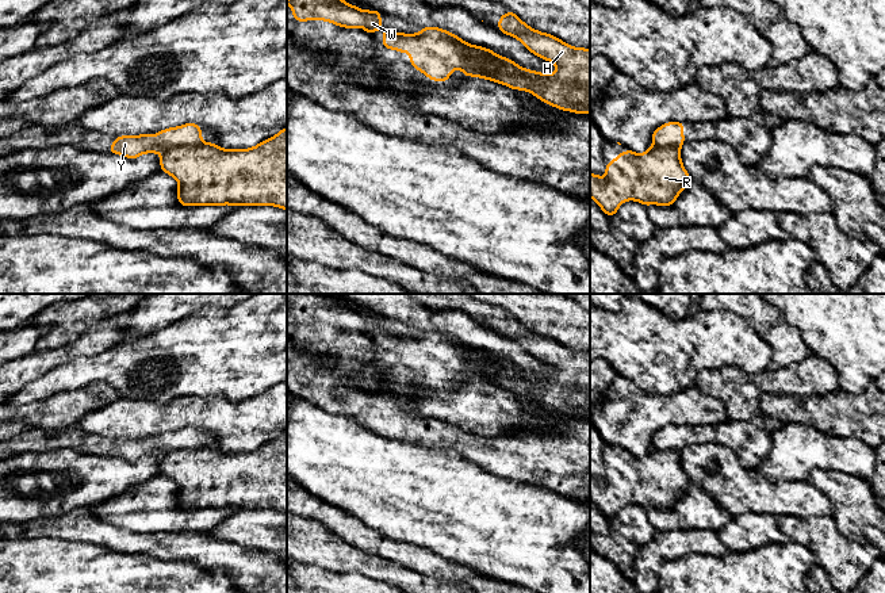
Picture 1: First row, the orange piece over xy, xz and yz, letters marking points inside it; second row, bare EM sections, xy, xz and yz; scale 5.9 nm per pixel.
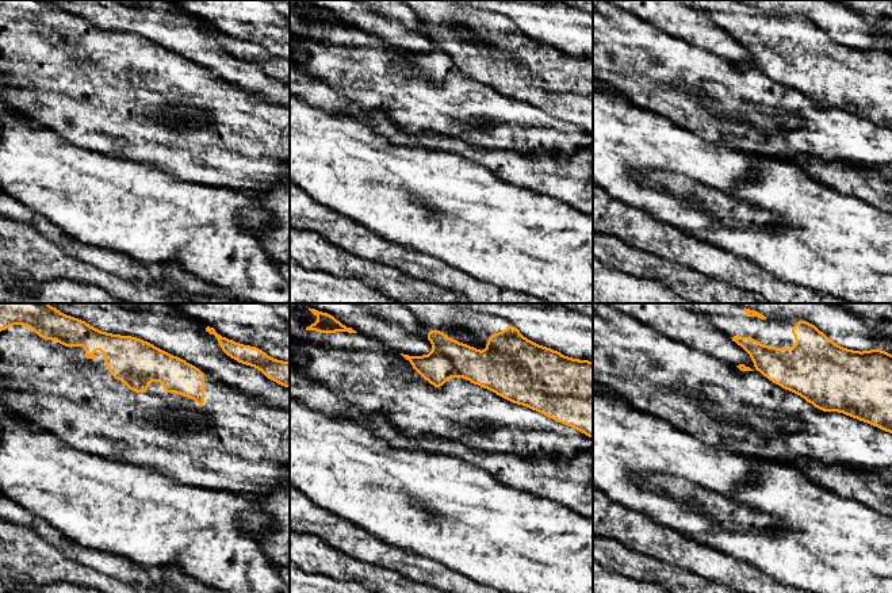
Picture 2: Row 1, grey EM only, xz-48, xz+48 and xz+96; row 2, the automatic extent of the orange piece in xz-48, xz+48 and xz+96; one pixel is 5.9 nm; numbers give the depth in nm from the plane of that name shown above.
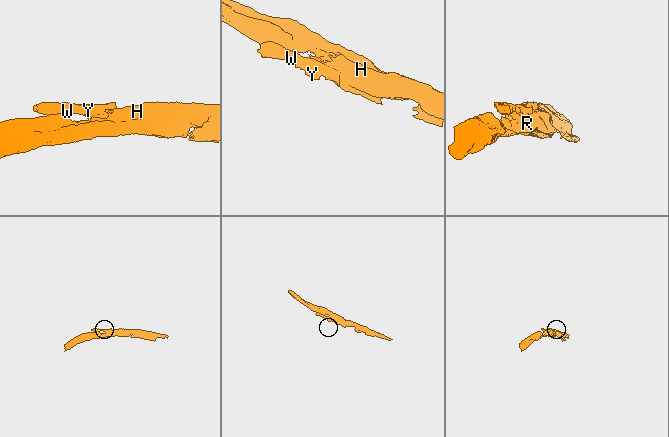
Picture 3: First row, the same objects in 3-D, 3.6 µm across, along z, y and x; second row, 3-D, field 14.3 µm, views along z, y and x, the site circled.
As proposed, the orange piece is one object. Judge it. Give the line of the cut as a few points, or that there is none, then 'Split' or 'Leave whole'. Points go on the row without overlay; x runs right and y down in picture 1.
Split along xz (481, 351), (493, 364), (483, 368), (501, 386). Split

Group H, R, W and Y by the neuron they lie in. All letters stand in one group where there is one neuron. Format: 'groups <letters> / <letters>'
groups H R / W Y

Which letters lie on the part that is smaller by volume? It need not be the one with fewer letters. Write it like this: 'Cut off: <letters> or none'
Cut off: W, Y

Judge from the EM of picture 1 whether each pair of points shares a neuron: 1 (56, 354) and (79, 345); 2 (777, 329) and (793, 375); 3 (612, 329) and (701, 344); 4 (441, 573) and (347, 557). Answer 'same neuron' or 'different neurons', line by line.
1: same neuron
2: different neurons
3: same neuron
4: different neurons

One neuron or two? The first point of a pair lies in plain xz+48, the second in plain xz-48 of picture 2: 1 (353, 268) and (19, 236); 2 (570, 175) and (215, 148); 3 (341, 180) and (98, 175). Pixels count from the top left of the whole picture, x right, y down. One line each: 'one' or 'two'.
1: one
2: one
3: one

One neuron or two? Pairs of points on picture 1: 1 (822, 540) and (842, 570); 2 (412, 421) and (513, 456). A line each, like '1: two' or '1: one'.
1: one
2: one

